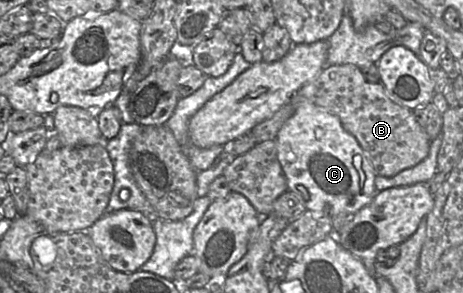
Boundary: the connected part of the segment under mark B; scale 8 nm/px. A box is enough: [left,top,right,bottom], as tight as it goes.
[247,64,431,177]

